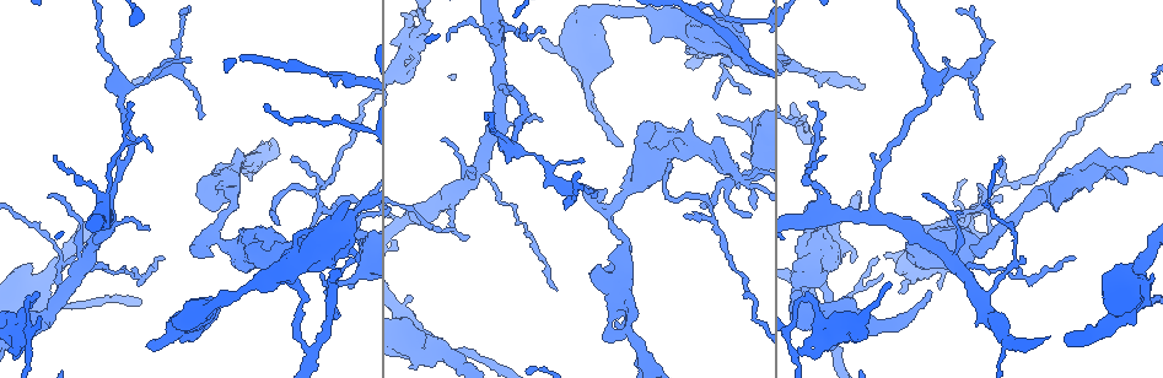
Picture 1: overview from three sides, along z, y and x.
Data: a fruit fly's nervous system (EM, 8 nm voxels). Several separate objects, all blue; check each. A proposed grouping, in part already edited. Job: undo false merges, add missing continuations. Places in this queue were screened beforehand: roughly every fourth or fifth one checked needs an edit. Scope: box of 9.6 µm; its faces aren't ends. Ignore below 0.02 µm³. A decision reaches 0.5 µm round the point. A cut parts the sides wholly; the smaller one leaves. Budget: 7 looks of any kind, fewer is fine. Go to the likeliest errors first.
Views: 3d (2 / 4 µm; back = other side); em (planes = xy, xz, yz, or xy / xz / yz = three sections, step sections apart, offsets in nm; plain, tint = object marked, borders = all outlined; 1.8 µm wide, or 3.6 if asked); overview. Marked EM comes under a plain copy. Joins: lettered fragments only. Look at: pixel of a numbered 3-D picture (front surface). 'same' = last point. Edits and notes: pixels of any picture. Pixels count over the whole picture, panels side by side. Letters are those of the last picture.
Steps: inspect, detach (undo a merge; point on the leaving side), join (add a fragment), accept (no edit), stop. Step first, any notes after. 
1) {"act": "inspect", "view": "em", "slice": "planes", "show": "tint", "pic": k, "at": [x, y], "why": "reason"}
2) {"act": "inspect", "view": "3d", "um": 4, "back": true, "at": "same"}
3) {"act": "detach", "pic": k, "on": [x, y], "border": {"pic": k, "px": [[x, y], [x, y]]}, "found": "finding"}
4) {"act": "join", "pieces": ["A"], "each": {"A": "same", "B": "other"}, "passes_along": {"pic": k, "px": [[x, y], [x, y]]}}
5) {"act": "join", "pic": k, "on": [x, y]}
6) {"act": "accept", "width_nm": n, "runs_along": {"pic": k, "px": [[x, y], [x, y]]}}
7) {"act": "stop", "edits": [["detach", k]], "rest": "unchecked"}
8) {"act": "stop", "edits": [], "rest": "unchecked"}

{"act": "inspect", "view": "3d", "um": 2, "pic": 1, "at": [736, 181], "why": "looks like a crossing"}

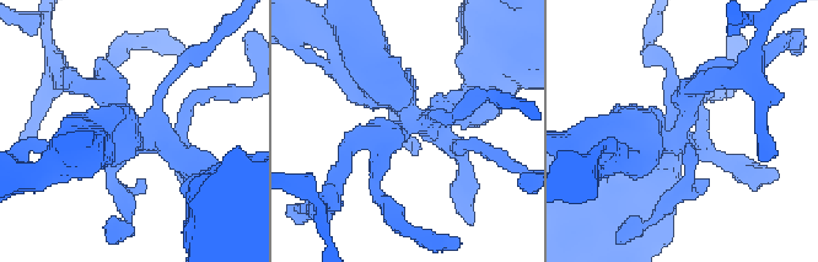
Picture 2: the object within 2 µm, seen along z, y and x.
{"act": "inspect", "view": "em", "slice": "xz", "step": 4, "show": "borders", "pic": 2, "at": [139, 137]}

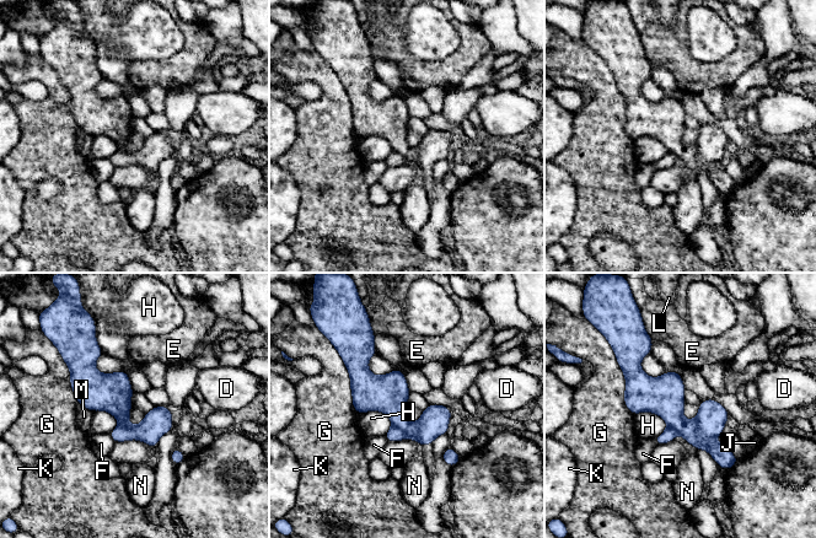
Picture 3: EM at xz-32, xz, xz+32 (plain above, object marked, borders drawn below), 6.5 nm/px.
{"act": "detach", "pic": 3, "on": [671, 410], "longest_contact_nm": ["G", 400], "each": {"D": "other", "E": "other", "F": "other", "G": "other", "H": "other", "J": "other", "K": "other", "L": "other", "M": "other", "N": "other"}, "border": {"pic": 3, "px": [[693, 420], [699, 436], [714, 437]]}, "found": "a second cell is stuck on"}

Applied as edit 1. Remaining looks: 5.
{"act": "inspect", "view": "overview"}

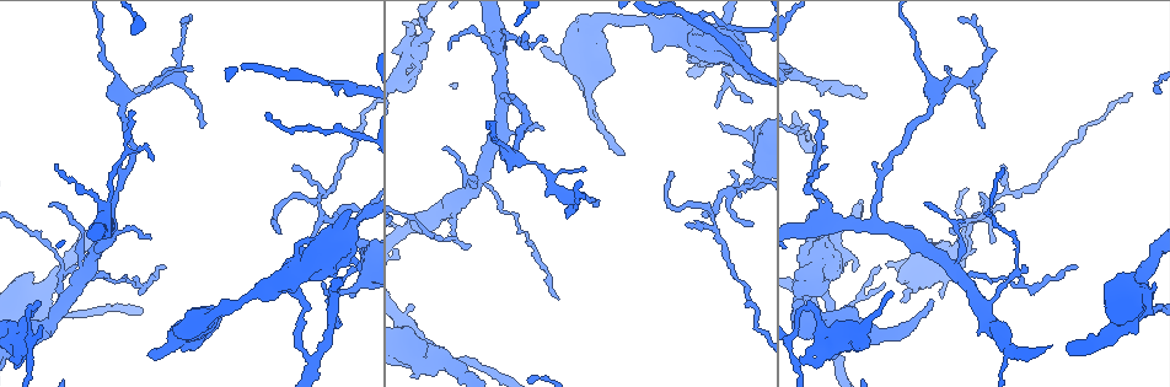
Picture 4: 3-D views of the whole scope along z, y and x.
{"act": "inspect", "view": "3d", "um": 4, "pic": 4, "at": [411, 58], "why": "two arms at a narrow angle"}

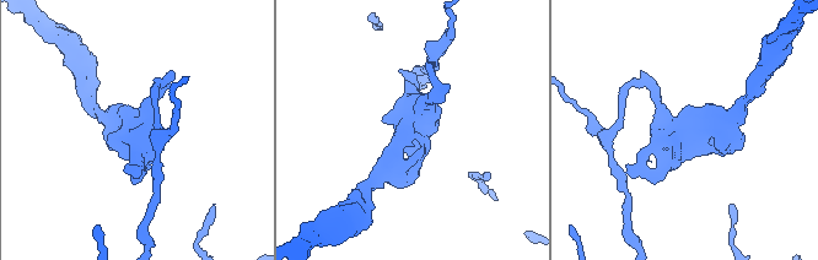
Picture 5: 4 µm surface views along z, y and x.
{"act": "inspect", "view": "em", "slice": "planes", "show": "borders", "pic": 5, "at": [417, 132], "why": "need the tissue"}

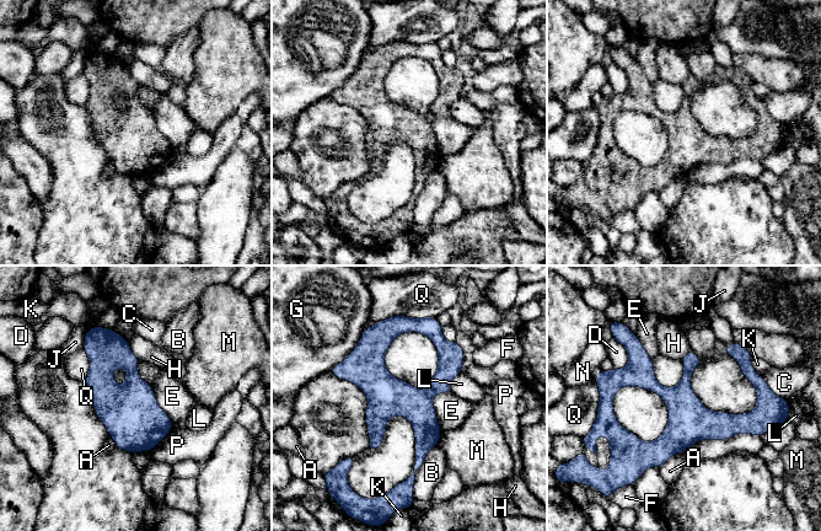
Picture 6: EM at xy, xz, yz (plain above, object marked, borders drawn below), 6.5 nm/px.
{"act": "accept", "each": {"A": "other", "B": "other", "C": "other", "D": "other", "E": "other", "F": "other", "G": "other", "H": "other", "J": "other", "K": "other", "L": "other", "M": "other", "N": "other", "P": "other", "Q": "other"}, "found": "continuous, no second cell"}

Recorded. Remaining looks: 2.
{"act": "inspect", "view": "em", "slice": "xz", "step": 8, "show": "borders", "pic": 4, "at": [350, 210], "why": "an open end"}

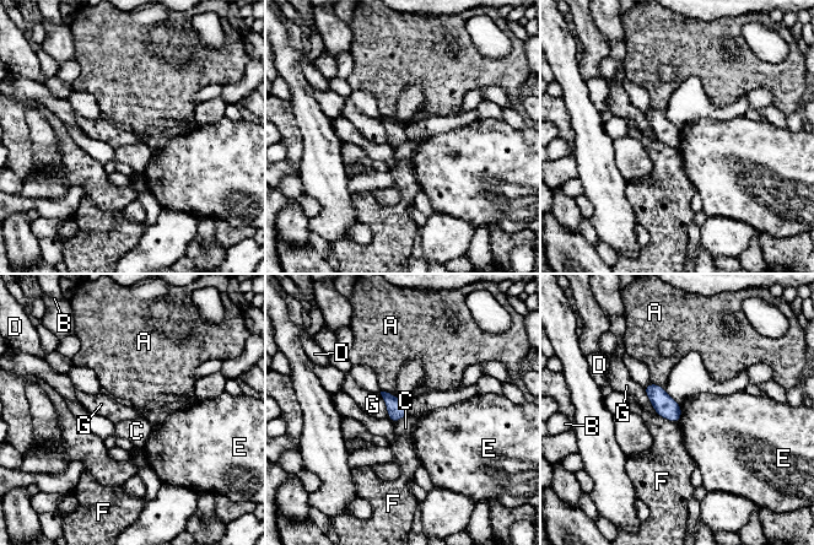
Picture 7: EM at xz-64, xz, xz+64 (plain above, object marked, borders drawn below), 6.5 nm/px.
{"act": "accept", "longest_contact_nm": ["G", 200], "each": {"A": "other", "B": "other", "C": "other", "D": "other", "E": "other", "F": "other", "G": "other"}, "found": "no lettered fragment goes on from it"}

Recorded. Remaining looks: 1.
{"act": "stop", "edits": [["detach", 3]], "rest": "unchecked"}

